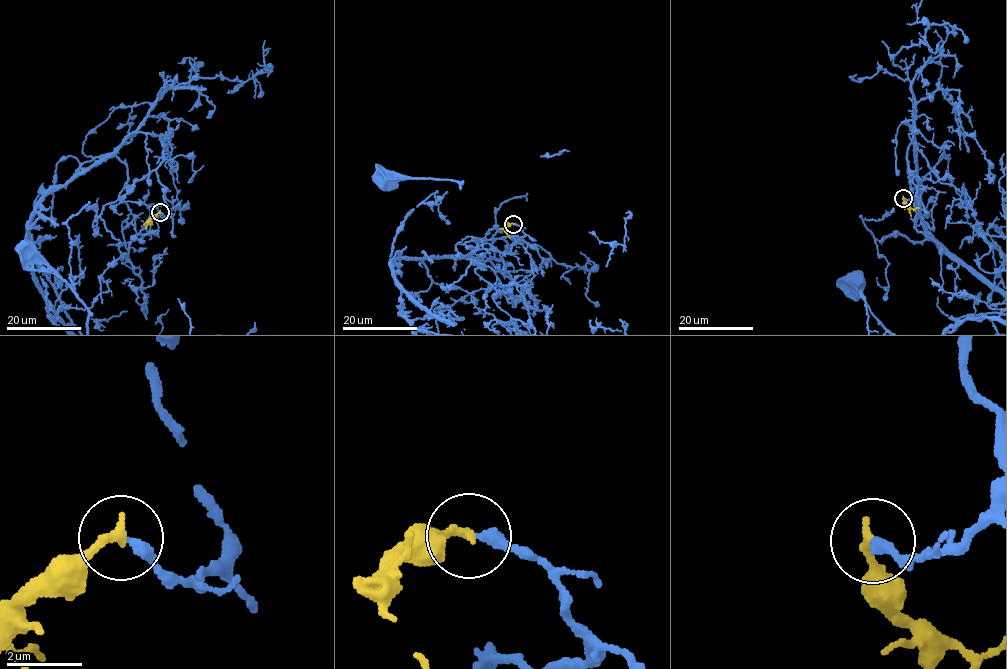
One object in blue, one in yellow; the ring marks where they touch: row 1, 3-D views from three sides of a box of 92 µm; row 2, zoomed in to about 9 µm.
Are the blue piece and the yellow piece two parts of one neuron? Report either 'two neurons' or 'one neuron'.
one neuron

